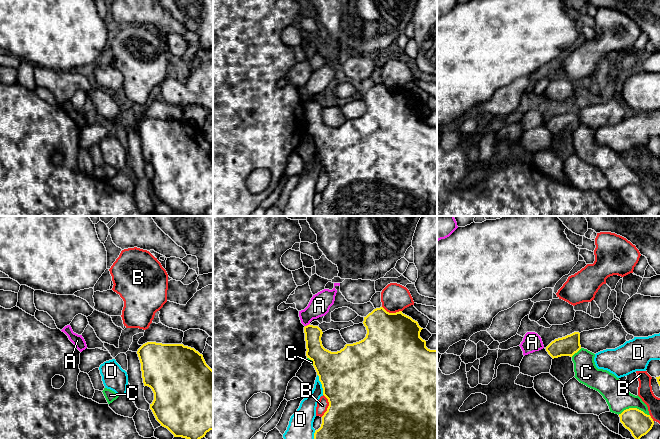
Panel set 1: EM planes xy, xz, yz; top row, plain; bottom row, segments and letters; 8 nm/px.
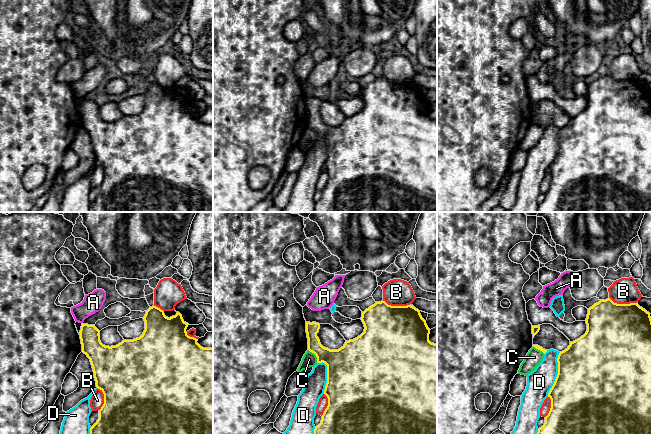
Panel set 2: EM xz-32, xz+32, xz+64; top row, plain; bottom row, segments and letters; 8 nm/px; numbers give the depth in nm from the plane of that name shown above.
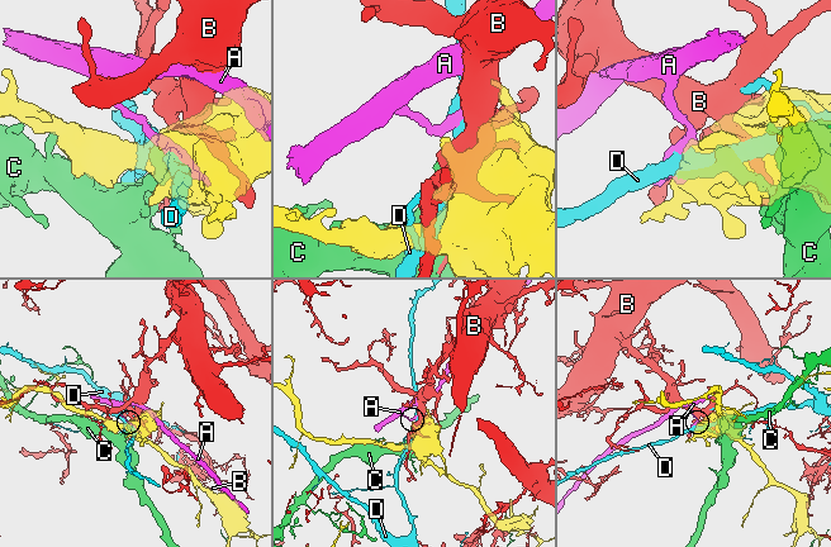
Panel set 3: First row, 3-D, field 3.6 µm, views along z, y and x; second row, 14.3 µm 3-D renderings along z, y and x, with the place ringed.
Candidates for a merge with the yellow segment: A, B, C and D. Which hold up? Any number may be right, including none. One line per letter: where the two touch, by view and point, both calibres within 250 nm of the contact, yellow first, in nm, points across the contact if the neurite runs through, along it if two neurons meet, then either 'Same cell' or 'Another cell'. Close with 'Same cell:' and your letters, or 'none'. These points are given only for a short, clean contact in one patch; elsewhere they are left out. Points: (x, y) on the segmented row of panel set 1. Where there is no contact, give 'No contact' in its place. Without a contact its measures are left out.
A: Touches yellow at xz (307, 325). Thickness 150 nm (yellow) against 170 nm. Boundary: xz (309, 323), (305, 326). Another cell
B: Touches yellow at xz (329, 405). Thickness 500 nm (yellow) against 90 nm. Another cell
C: Touches yellow at yz (634, 408). Thickness 190 nm (yellow) against 190 nm. Another cell
D: Touches yellow at xz (321, 383). Thickness 500 nm (yellow) against 140 nm. Another cell
Same cell: none

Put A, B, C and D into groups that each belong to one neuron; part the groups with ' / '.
A / B / C / D

